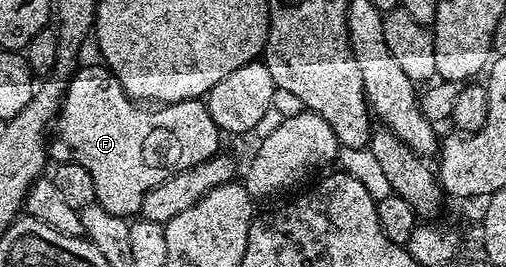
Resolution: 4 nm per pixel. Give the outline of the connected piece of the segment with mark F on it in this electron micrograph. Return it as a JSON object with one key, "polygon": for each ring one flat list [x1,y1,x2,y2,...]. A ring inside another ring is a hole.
{"polygon":[[98,65,76,69,67,83,67,91,63,93,63,102,59,105,57,121,53,126,49,154,56,163,76,162,89,168,97,205,105,208,105,212,113,212,113,216,130,219,140,213,145,194,151,189,157,188,171,175,208,162,220,153,221,131,217,124,213,124,206,101,190,98,148,108,127,95,112,70,108,70,106,65]]}

